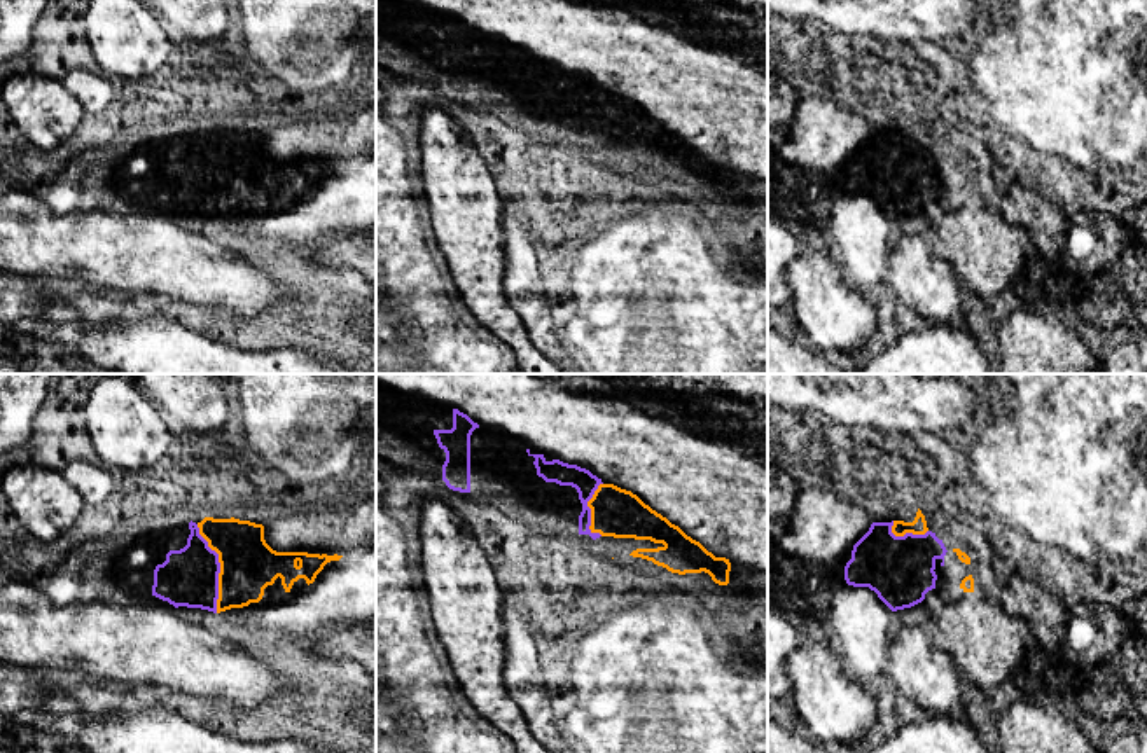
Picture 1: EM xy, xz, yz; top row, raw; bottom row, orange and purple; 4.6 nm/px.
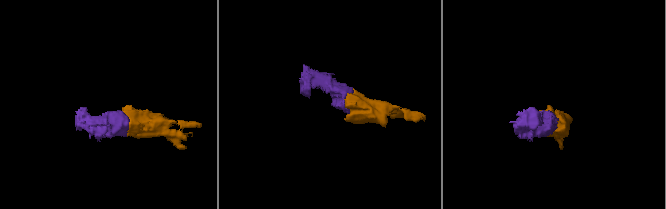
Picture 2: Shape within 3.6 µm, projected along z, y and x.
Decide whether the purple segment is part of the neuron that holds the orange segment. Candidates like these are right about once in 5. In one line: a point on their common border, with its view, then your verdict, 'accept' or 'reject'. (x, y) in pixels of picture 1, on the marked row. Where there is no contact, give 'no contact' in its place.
contact xy (221, 568); accept

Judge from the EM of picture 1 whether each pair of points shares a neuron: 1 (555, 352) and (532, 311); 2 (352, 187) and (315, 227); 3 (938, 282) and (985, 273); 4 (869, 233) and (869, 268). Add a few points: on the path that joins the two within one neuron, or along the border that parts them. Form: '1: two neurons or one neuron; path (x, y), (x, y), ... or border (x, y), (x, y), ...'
1: one neuron; path (544, 341), (537, 322)
2: one neuron; path (343, 198), (324, 217)
3: two neurons; border (932, 245), (953, 269), (957, 282), (964, 289)
4: one neuron; path (869, 241), (869, 259)

